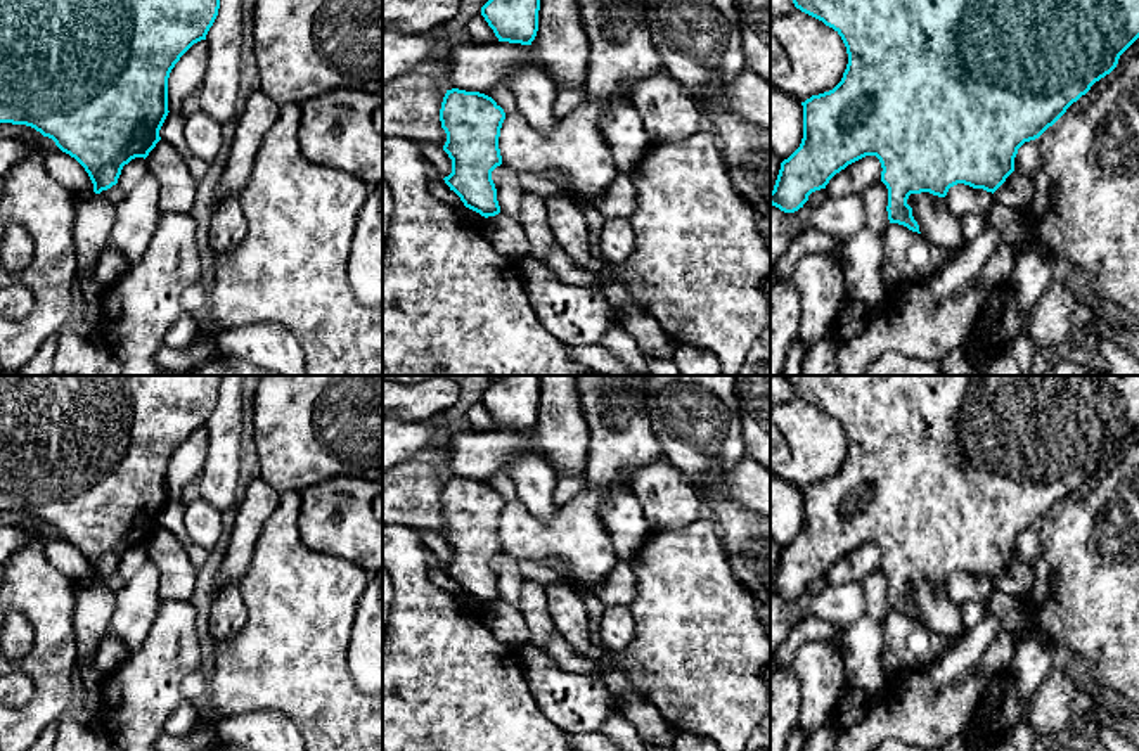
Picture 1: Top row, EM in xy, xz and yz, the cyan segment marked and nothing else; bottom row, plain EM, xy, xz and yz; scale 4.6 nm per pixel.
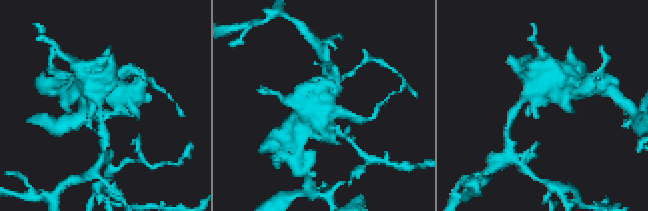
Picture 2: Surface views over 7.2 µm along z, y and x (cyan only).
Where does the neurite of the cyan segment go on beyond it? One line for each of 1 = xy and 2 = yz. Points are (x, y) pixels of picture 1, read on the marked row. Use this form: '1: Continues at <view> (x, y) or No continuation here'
1: No continuation here
2: No continuation here

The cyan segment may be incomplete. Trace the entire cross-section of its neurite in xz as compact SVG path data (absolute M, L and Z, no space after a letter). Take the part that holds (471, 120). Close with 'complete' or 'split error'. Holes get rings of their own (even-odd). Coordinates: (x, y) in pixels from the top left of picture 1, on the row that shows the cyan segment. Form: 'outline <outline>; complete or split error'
outline M459 88L447 90L440 109L441 128L447 133L443 151L452 159L452 173L443 180L466 208L485 218L500 213L492 171L502 164L499 137L504 119L504 109L492 97Z; complete

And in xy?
outline M0 0L0 123L35 128L85 168L95 194L111 189L118 183L125 164L135 157L145 159L161 140L159 130L170 112L170 73L194 43L206 40L218 9L220 0Z; complete

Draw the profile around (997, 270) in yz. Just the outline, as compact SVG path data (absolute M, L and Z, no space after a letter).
M1025 232L1025 241L1020 247L999 244L988 263L983 266L980 282L992 287L1009 282L1018 253L1032 246L1035 246L1035 241L1028 232Z

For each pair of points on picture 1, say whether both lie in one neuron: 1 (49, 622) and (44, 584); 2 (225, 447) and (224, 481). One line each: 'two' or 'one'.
1: one
2: one

